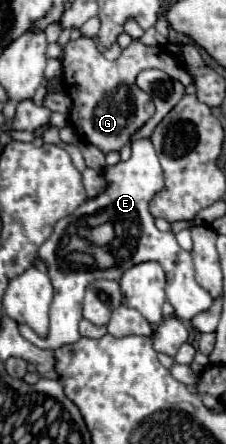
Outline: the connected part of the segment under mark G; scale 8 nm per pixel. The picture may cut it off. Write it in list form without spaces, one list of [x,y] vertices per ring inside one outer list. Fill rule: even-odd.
[[[79,37],[77,41],[69,41],[65,47],[65,59],[63,59],[63,87],[65,93],[71,97],[71,125],[79,139],[93,143],[103,153],[119,151],[125,143],[129,143],[129,137],[147,121],[151,119],[155,105],[147,93],[137,89],[135,77],[143,69],[161,69],[169,75],[175,75],[175,79],[183,81],[185,85],[191,83],[187,71],[181,63],[177,63],[169,53],[165,53],[163,47],[149,47],[141,41],[133,41],[127,49],[123,49],[121,57],[115,61],[107,61],[93,39]]]

